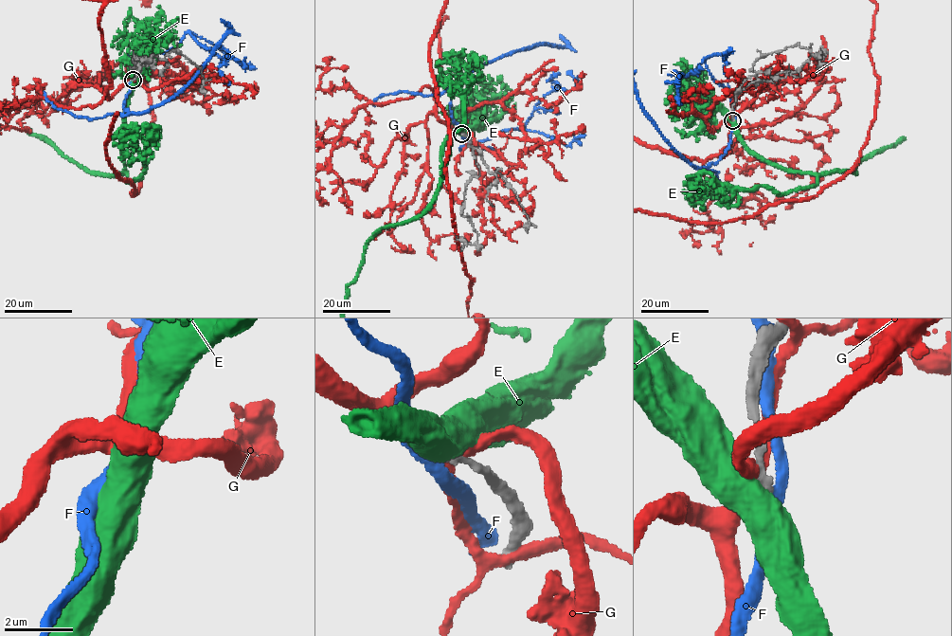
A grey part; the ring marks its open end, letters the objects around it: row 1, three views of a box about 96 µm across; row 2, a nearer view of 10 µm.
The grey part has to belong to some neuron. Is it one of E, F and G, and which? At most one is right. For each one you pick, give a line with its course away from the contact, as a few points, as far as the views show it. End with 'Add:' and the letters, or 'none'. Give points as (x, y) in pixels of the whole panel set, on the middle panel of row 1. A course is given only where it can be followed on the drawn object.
Add: none

